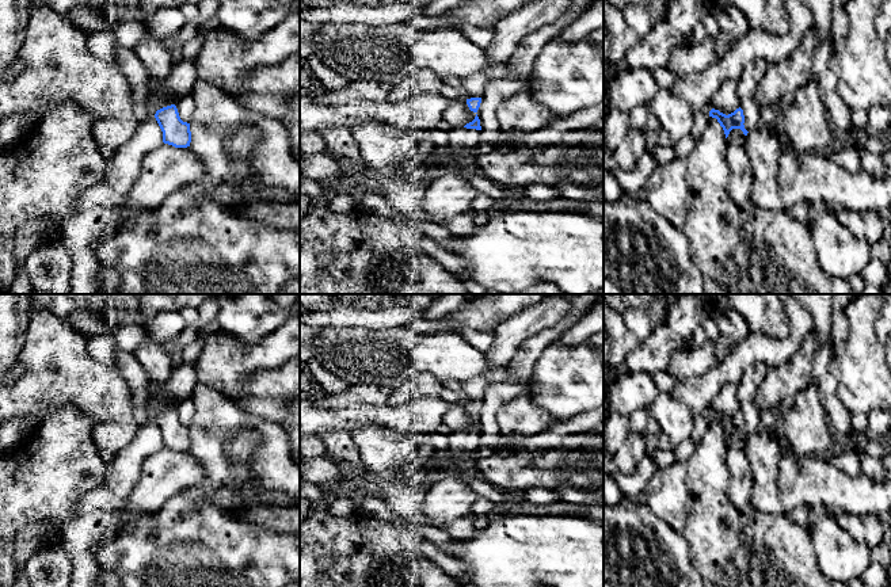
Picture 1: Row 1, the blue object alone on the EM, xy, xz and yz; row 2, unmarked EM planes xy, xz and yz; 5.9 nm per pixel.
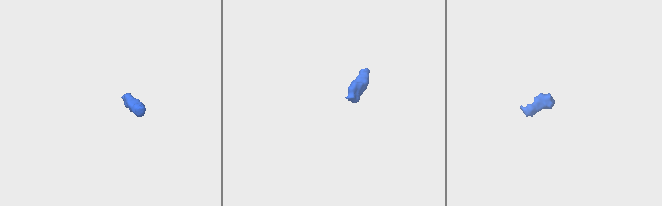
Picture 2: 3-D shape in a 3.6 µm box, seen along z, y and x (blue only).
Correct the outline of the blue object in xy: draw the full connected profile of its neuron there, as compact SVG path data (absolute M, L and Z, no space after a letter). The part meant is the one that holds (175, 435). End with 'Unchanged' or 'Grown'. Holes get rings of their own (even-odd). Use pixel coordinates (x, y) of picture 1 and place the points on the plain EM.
M175 408L156 415L155 422L163 435L163 446L175 451L187 451L191 446L190 427L183 426Z. Unchanged

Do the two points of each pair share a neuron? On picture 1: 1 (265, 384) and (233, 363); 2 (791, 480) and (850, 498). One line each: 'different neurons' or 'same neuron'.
1: different neurons
2: same neuron

